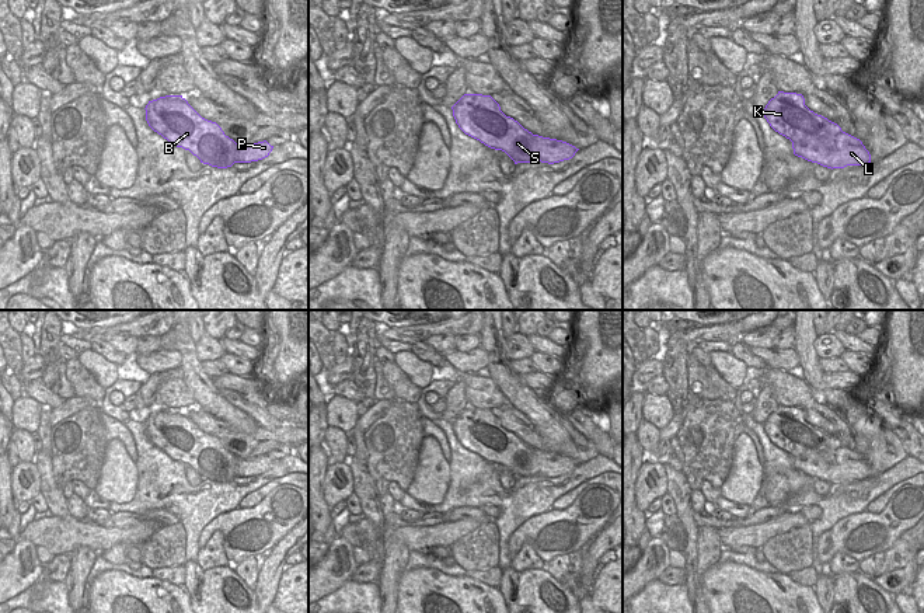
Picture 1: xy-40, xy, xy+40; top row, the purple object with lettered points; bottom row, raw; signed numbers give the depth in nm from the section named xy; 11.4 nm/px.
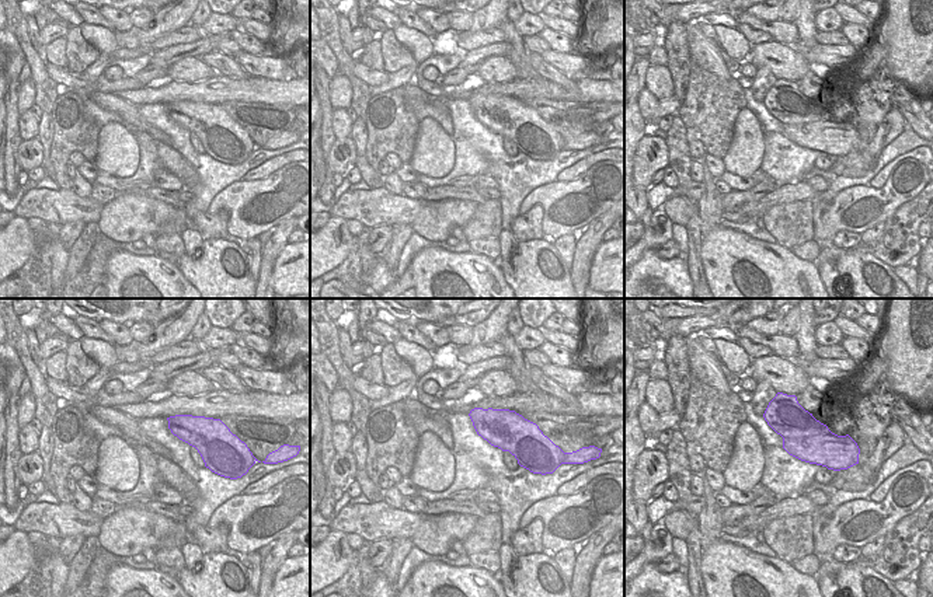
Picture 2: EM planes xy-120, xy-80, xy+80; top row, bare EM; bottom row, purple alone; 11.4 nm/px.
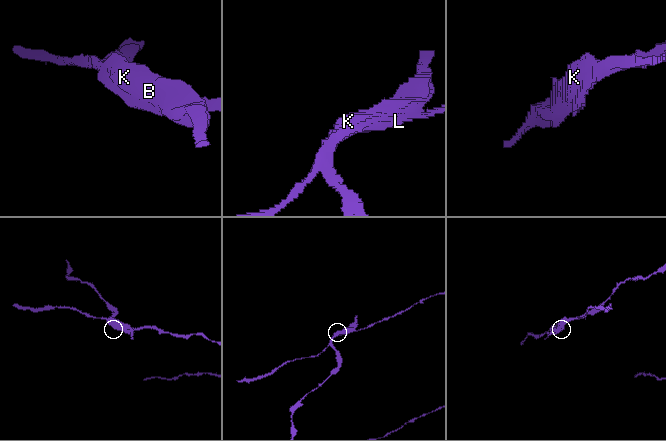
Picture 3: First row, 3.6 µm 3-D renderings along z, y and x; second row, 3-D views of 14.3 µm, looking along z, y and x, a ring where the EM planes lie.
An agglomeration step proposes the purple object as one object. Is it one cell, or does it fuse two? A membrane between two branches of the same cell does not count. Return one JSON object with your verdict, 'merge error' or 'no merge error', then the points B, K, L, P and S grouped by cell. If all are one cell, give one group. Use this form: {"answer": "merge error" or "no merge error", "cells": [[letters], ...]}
{"answer": "merge error", "cells": [["B", "K", "S"], ["L", "P"]]}

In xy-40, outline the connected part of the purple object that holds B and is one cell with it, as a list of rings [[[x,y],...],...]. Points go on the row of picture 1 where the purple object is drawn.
[[[165,95],[146,105],[149,126],[172,146],[188,147],[201,163],[227,168],[237,163],[238,144],[222,128],[202,118],[182,95]]]

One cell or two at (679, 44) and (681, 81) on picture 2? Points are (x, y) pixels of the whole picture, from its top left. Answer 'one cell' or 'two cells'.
one cell

